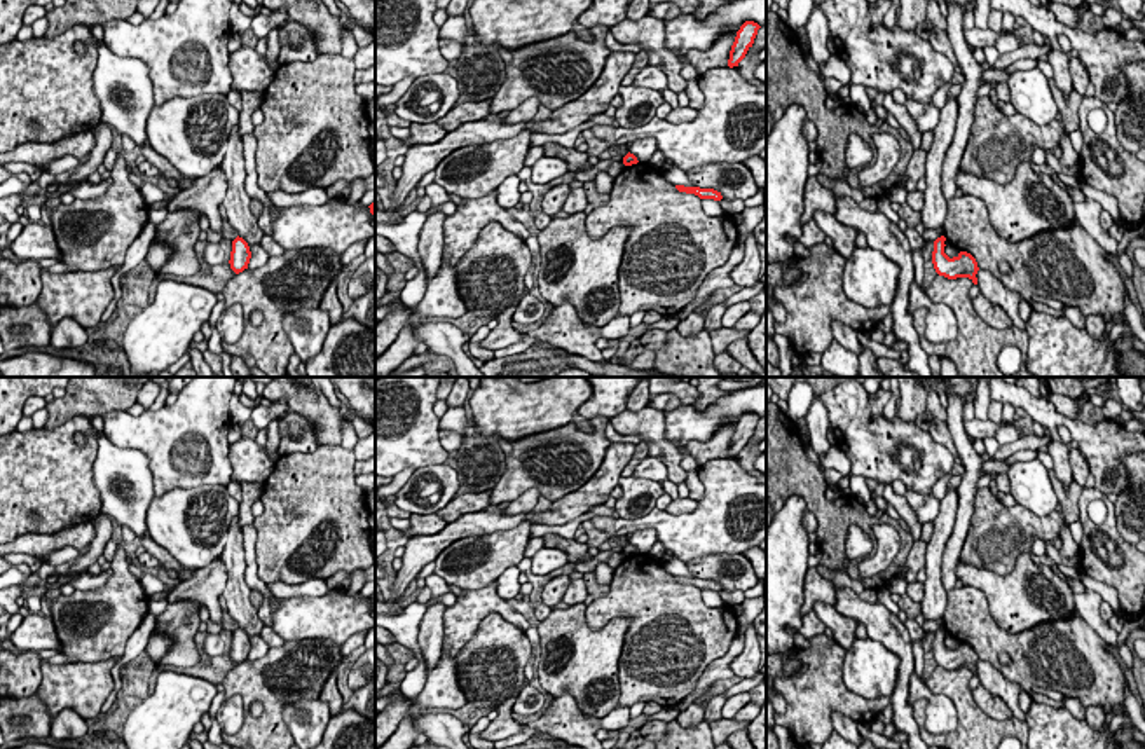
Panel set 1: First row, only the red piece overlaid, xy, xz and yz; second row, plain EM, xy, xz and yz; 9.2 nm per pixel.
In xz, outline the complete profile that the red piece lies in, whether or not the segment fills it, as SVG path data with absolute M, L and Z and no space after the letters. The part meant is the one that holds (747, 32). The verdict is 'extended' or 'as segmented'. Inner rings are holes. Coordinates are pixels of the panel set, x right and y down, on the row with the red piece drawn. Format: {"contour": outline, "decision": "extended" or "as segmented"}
{"contour": "M745 21L737 31L735 42L730 51L728 66L738 66L738 63L745 58L747 51L752 47L758 30L761 26L754 21Z", "decision": "as segmented"}

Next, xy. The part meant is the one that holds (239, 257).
{"contour": "M237 236L232 241L232 251L230 251L230 260L229 260L230 269L236 274L243 272L244 269L248 269L250 258L251 258L251 251L250 251L248 243Z", "decision": "as segmented"}

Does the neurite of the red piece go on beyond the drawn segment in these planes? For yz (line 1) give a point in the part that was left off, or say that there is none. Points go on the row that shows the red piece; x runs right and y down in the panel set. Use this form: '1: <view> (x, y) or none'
1: none

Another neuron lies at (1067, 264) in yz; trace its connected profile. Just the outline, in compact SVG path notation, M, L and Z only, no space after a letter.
M963 194L946 201L943 229L955 248L970 253L979 269L990 271L1021 300L1032 302L1033 295L1056 299L1063 306L1079 307L1084 316L1101 314L1105 323L1124 313L1128 288L1114 264L1114 257L1082 229L1077 218L1068 227L1044 230L1019 243L1009 243L991 227L986 204Z

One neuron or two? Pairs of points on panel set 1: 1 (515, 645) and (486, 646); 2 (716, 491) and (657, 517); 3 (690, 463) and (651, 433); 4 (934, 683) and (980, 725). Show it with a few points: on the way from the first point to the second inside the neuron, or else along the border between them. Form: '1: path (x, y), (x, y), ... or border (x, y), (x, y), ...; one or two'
1: path (508, 646), (493, 646); one
2: path (707, 508), (693, 522), (674, 522); one
3: border (681, 458), (681, 467), (686, 472); two
4: path (946, 685), (969, 713); one

